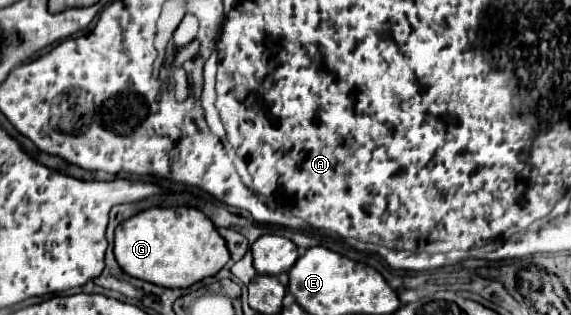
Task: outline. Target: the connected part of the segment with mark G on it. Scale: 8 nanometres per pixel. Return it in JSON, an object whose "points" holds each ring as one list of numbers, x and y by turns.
{"points":[[149,208,115,230,115,258,133,278,163,286,189,288,195,282,215,276,227,262,229,250,213,222,197,208]]}

